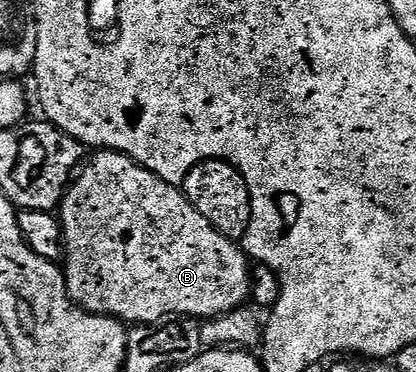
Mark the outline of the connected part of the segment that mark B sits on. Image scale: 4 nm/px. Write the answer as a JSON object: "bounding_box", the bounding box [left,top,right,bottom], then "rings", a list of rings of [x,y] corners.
{"bounding_box":[57,150,251,324],"rings":[[[101,150],[94,155],[96,158],[86,163],[78,171],[77,177],[67,187],[66,194],[57,211],[59,223],[63,225],[63,245],[65,247],[65,277],[67,290],[71,294],[71,301],[84,310],[93,314],[110,314],[124,324],[159,324],[172,316],[182,316],[196,320],[217,318],[220,314],[228,314],[230,310],[238,310],[251,297],[251,271],[249,259],[243,253],[240,243],[226,238],[221,232],[197,212],[196,208],[183,194],[182,189],[170,186],[153,172],[149,172],[134,162],[129,156],[118,154],[115,150]]]}

